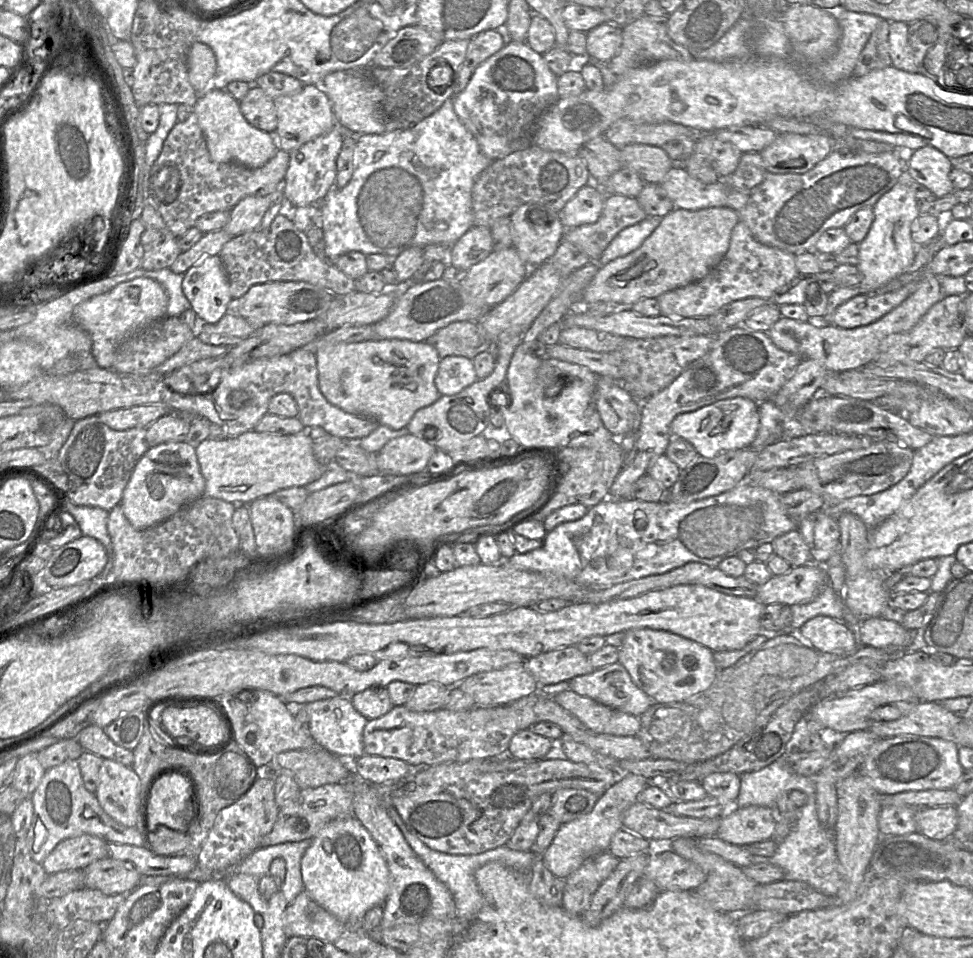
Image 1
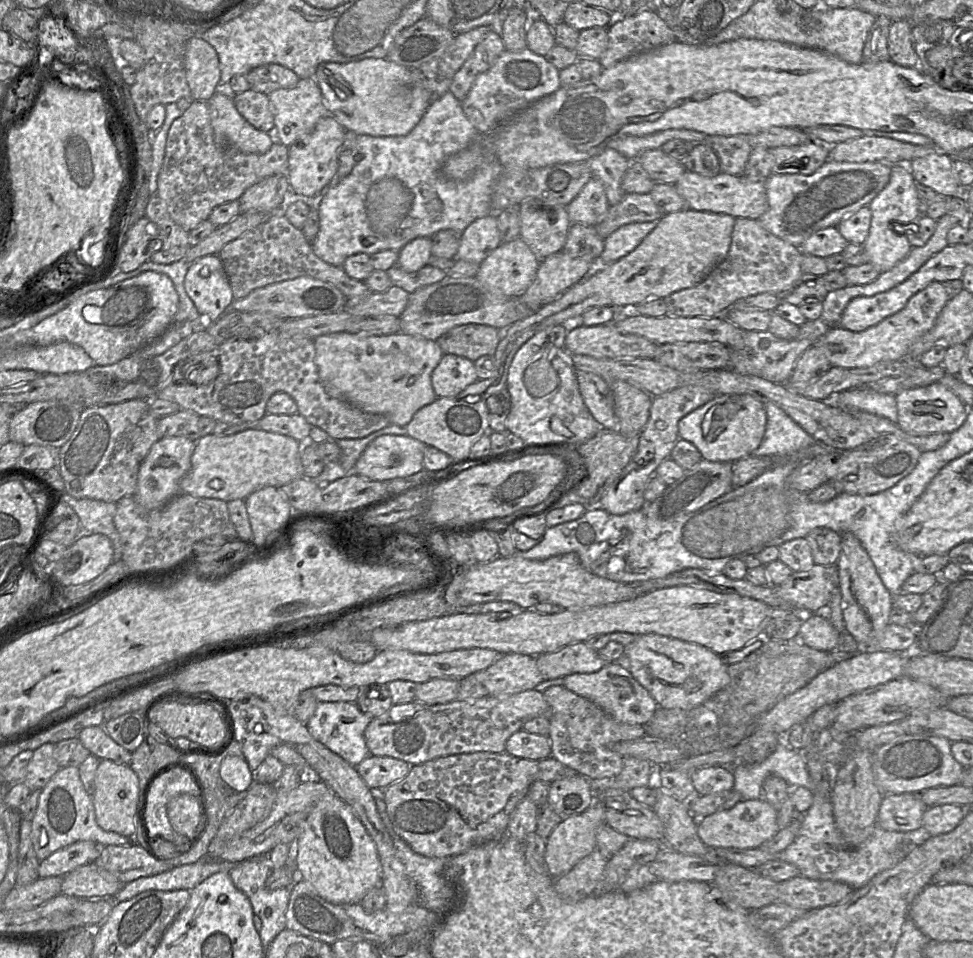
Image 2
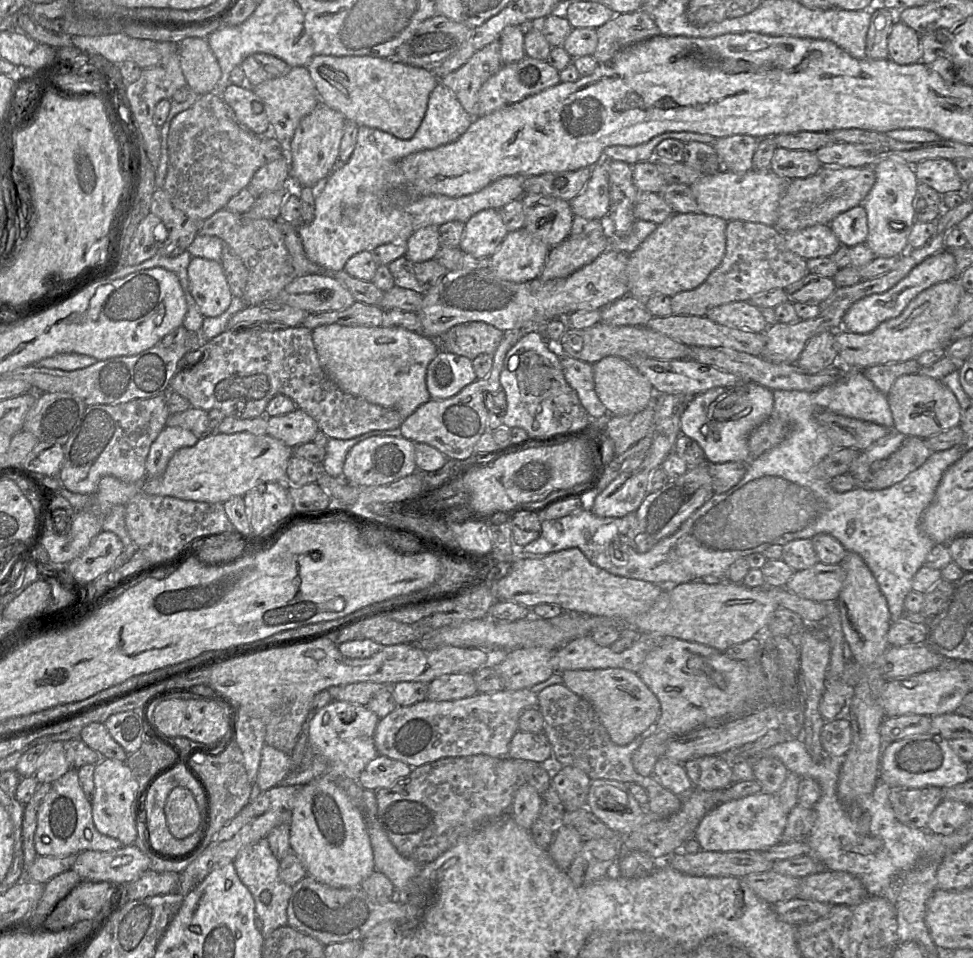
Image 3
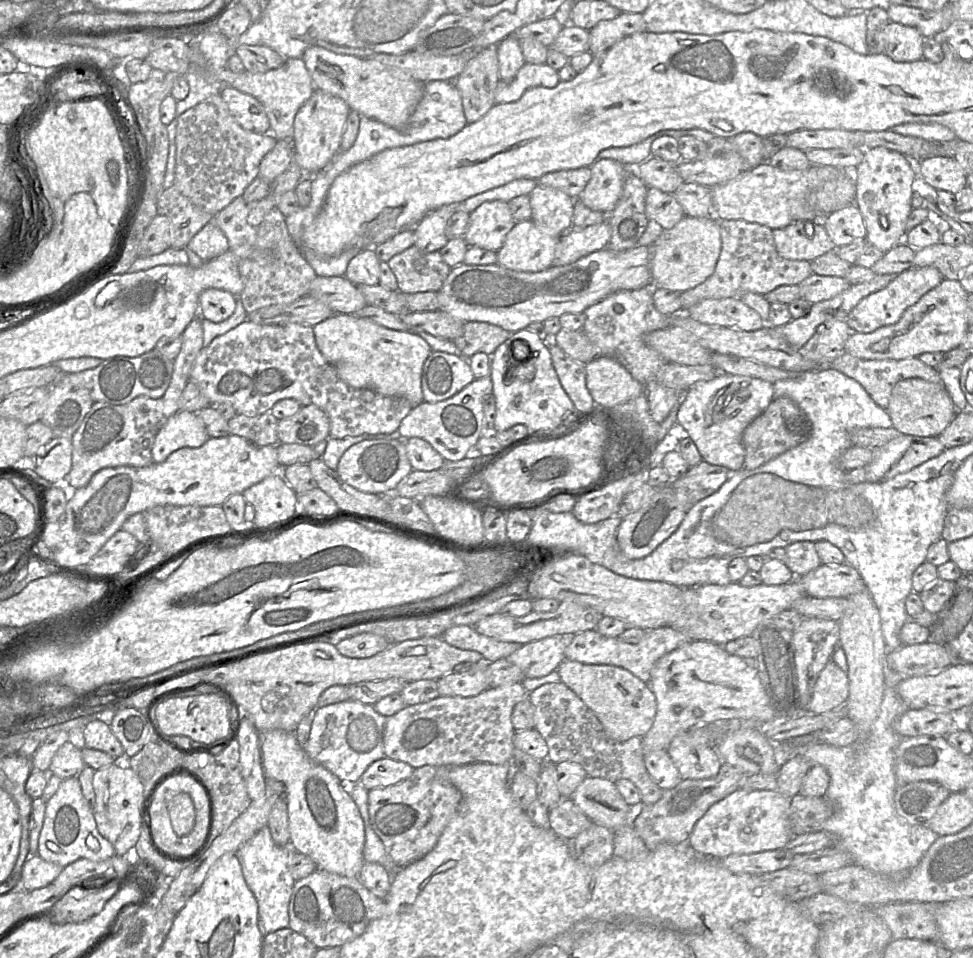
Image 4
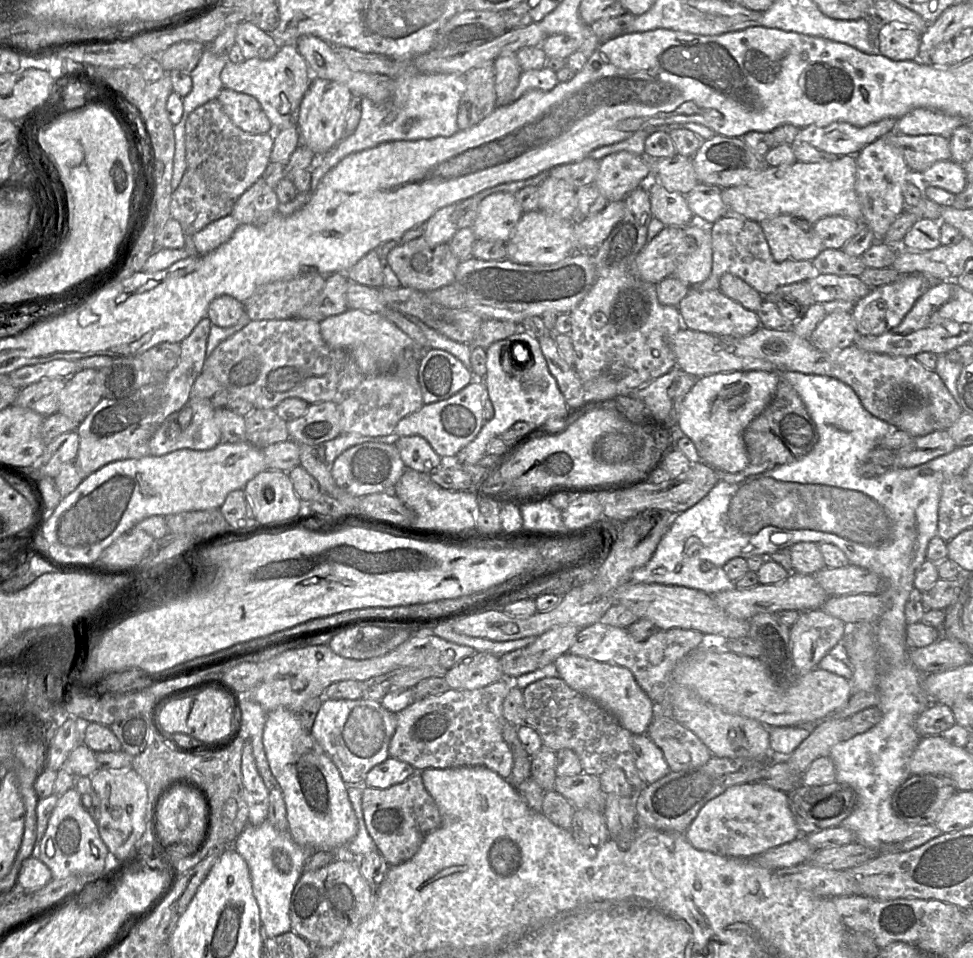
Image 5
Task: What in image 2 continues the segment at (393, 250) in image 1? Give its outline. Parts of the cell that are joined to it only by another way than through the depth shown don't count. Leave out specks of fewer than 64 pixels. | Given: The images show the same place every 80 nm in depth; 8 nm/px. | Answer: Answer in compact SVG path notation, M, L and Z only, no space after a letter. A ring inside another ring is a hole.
M449 91L433 98L418 124L406 135L358 135L351 173L342 179L337 178L317 200L319 231L311 242L315 255L328 264L340 267L351 255L366 253L370 256L382 250L399 252L411 240L432 238L440 230L451 229L462 233L473 221L490 214L493 187L503 171L493 153L486 152L485 159L468 180L451 180L442 172L450 156L466 149L479 136L465 116L461 103Z

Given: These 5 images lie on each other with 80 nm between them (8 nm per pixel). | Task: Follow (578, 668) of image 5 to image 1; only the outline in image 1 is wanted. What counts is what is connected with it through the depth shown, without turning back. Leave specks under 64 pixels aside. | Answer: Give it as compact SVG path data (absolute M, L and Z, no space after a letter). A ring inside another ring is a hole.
M619 663L595 669L568 681L569 690L603 705L640 717L653 703L652 699L632 681Z

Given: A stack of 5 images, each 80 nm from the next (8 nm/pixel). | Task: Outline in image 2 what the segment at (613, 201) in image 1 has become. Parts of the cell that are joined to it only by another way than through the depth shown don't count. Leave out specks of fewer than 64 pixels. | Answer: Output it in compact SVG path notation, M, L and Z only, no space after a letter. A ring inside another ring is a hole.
M625 194L615 205L609 206L606 217L595 225L603 240L623 225L639 222L658 221L663 213L648 194Z

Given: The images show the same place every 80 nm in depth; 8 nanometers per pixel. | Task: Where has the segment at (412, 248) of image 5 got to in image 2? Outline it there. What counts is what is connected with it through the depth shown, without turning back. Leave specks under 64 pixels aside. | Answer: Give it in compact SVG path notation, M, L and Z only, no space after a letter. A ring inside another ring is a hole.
M395 263L386 272L392 282L392 286L400 287L409 294L425 286L437 283L447 276L447 271L430 264L415 272L406 272Z

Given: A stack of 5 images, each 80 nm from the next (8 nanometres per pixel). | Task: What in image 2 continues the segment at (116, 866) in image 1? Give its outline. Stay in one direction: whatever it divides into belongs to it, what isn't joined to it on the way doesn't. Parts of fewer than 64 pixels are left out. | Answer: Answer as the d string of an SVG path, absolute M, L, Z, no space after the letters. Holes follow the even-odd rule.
M88 863L63 877L61 894L80 898L113 898L123 884L95 863Z

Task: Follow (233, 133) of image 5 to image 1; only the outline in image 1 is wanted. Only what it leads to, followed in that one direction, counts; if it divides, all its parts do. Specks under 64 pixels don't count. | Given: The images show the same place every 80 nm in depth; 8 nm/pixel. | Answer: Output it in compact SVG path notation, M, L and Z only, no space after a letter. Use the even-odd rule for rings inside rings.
M192 112L184 122L177 122L164 141L162 151L149 173L148 202L160 214L167 228L180 238L194 227L198 218L216 211L231 211L243 198L251 195L264 196L282 188L289 165L289 153L278 149L274 157L258 168L249 168L238 163L214 162L208 152L196 115Z

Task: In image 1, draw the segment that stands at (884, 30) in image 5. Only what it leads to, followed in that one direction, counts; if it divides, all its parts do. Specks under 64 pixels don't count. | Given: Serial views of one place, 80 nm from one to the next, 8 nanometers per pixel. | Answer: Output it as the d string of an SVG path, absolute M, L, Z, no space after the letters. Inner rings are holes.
M890 22L889 53L892 66L909 73L919 73L916 57L908 40L908 28L908 23Z

